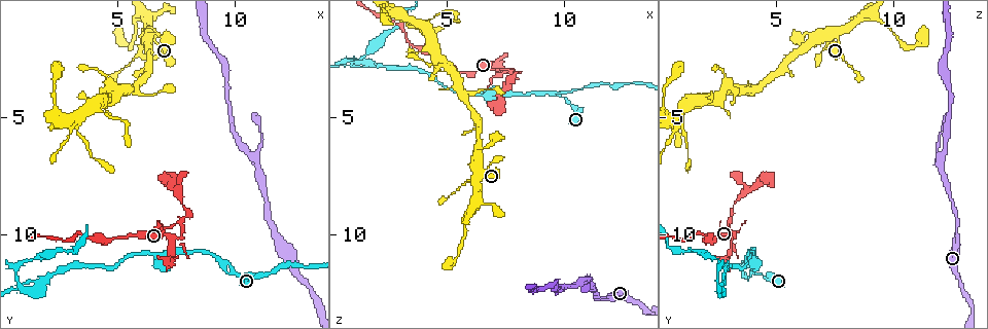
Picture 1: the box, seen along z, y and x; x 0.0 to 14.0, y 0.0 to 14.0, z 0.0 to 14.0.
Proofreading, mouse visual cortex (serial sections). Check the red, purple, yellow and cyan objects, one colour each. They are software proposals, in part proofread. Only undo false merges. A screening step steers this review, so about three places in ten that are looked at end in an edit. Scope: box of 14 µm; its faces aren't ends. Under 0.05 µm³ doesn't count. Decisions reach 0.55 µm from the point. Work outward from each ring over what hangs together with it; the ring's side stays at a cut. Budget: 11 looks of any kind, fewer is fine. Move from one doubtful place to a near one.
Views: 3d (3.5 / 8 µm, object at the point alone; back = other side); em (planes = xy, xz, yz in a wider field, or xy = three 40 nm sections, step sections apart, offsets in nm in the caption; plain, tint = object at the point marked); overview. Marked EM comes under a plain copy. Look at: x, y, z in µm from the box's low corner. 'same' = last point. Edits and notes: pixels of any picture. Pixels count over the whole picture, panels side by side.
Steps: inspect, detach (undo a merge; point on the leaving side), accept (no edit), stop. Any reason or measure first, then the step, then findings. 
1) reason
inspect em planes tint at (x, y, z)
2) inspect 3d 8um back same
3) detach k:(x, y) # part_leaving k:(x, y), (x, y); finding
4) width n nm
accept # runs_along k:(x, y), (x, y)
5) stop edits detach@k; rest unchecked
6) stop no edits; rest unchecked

a fork
inspect 3d 8um at (10.8, 6.8, 12.1)

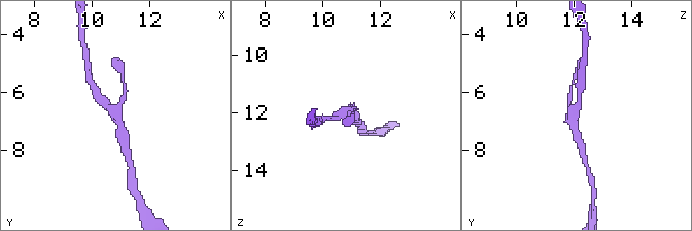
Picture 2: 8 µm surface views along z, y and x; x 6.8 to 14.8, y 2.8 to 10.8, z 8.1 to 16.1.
inspect em xy step 2 tint at (10.8, 6.8, 12.1)

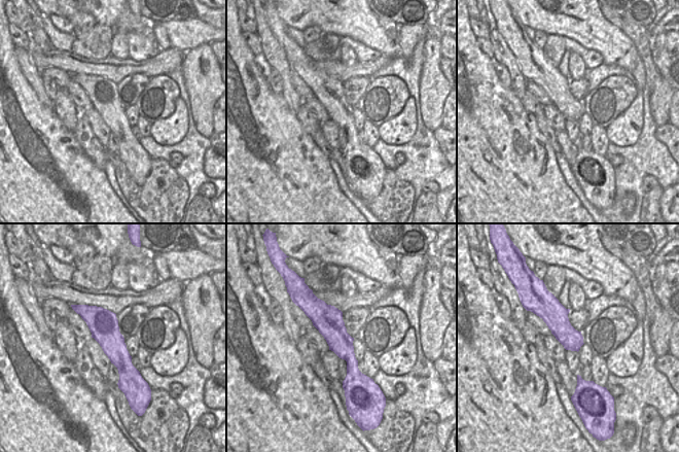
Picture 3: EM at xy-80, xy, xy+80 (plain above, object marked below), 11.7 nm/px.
accept # all the same cell

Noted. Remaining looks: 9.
thick turns thin
inspect 3d 3.5um at (6.3, 1.4, 7.7)

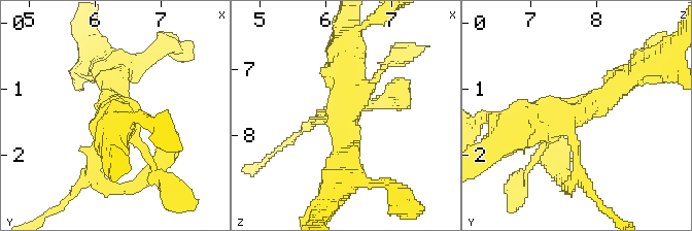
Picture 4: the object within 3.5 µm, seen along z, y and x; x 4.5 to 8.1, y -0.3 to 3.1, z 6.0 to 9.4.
need the tissue
inspect em xy step 1 tint at (6.30, 1.35, 7.65)

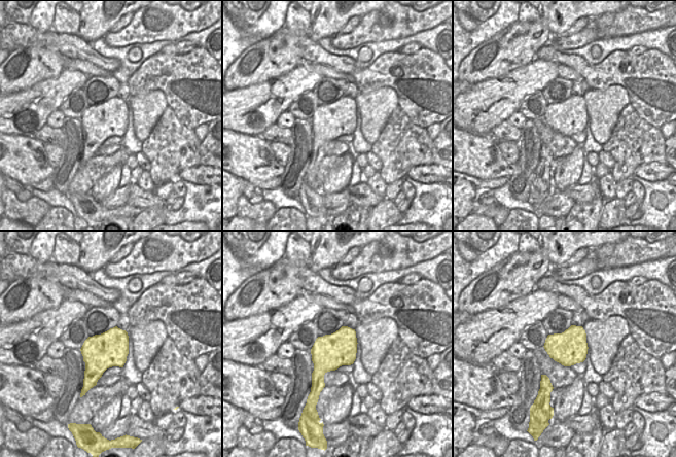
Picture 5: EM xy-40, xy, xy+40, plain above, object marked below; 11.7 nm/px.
arm_widths 100, 150, 300, 500 nm
accept # runs_along 4:(577, 167), (560, 123), (631, 75); one cell here

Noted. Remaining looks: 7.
two arms in line, one across
inspect 3d 3.5um at (7.5, 9.4, 2.9)

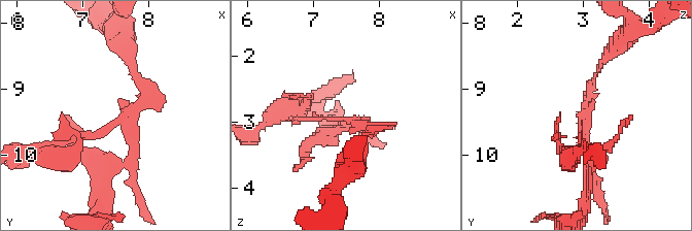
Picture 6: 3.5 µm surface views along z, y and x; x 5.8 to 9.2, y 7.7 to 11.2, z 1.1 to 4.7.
accept # runs_along 6:(286, 118), (366, 123), (366, 139); all the same cell

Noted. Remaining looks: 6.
sharp bend
inspect 3d 3.5um at (10.0, 11.5, 4.1)

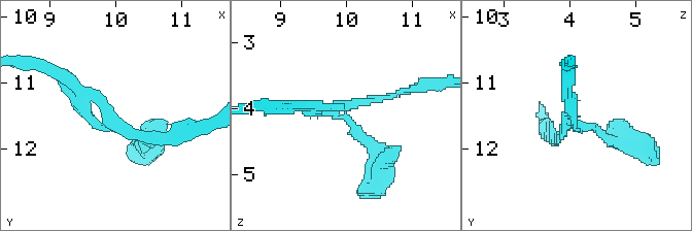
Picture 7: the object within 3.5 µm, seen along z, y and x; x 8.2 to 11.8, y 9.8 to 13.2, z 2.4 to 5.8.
now the EM
inspect em xy step 3 tint at (10.00, 11.50, 4.05)

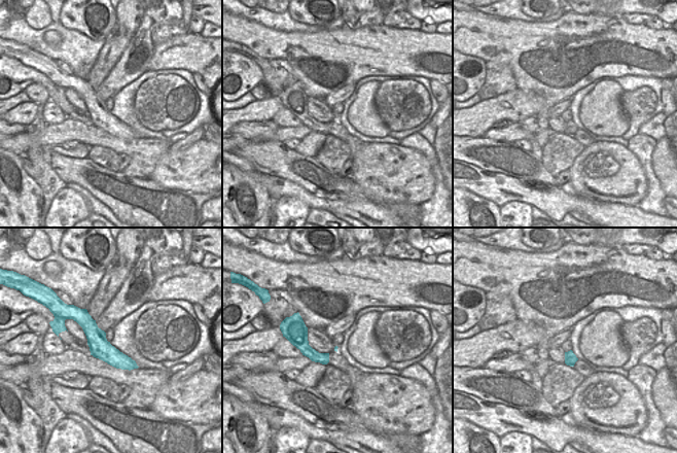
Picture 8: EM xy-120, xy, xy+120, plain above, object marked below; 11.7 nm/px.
accept # runs_along 8:(74, 315), (117, 359), (134, 366); one cell here

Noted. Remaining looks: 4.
stop no edits; rest unchecked

